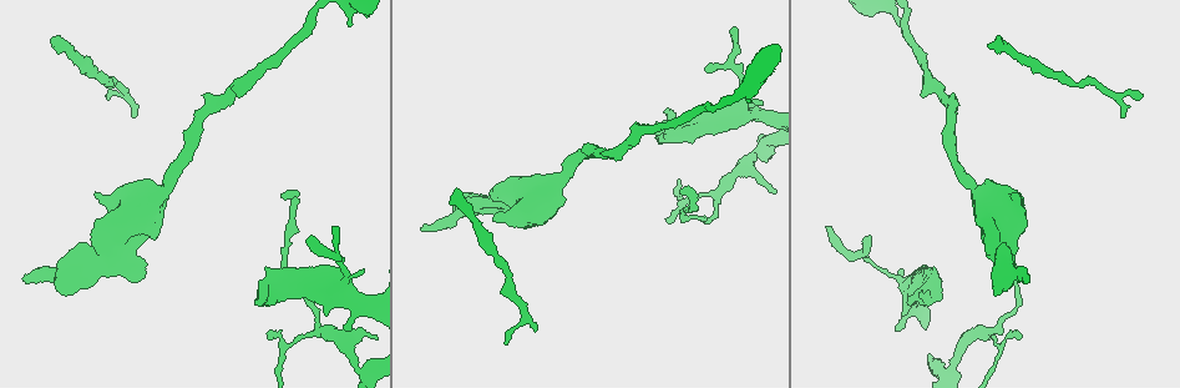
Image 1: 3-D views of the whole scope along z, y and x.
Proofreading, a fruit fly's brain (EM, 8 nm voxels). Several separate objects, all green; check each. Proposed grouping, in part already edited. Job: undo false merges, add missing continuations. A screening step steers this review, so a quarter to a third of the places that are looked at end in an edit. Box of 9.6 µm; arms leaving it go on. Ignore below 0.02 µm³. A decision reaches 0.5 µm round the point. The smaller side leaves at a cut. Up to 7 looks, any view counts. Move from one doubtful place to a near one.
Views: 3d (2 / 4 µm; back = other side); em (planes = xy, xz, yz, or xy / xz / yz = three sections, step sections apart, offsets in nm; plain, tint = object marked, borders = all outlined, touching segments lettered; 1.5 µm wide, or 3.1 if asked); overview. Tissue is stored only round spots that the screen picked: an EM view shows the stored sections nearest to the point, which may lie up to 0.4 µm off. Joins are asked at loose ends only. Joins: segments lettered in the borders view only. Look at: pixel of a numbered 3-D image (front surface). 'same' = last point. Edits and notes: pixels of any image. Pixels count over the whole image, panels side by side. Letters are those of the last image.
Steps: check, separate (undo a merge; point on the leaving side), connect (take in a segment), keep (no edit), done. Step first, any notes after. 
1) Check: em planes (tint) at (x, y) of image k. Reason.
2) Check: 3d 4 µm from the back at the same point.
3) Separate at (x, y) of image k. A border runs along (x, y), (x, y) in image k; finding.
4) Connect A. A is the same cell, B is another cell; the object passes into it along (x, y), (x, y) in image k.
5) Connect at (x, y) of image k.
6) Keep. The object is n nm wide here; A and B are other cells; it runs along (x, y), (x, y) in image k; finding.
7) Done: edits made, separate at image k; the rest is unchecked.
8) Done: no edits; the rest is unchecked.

Check: em xy step 4 (tint) at (990, 46) of image 1. Free end.

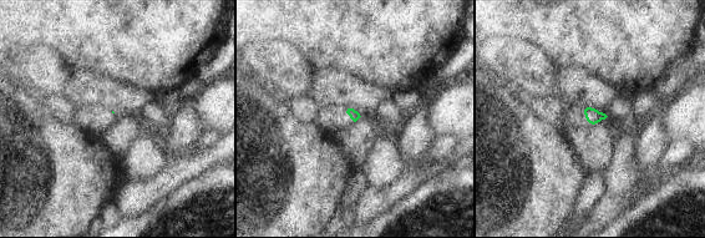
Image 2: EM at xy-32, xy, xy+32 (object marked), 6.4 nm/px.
Check: em planes (borders) at the same point. Another direction.

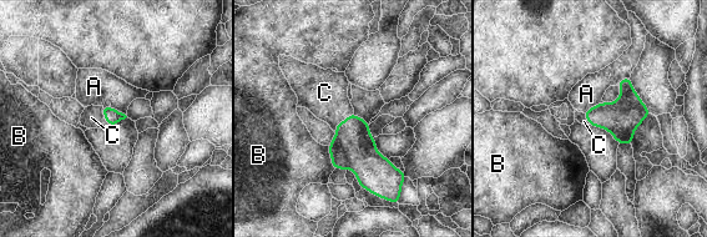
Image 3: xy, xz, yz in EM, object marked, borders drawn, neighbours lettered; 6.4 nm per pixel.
Connect C. The longest contact is with C, 180 nm; C is the same cell, A and B are other cells; the object passes into it along (353, 147), (341, 122), (324, 92) in image 3; it goes on there.

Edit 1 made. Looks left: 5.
Check: overview. Redraw.

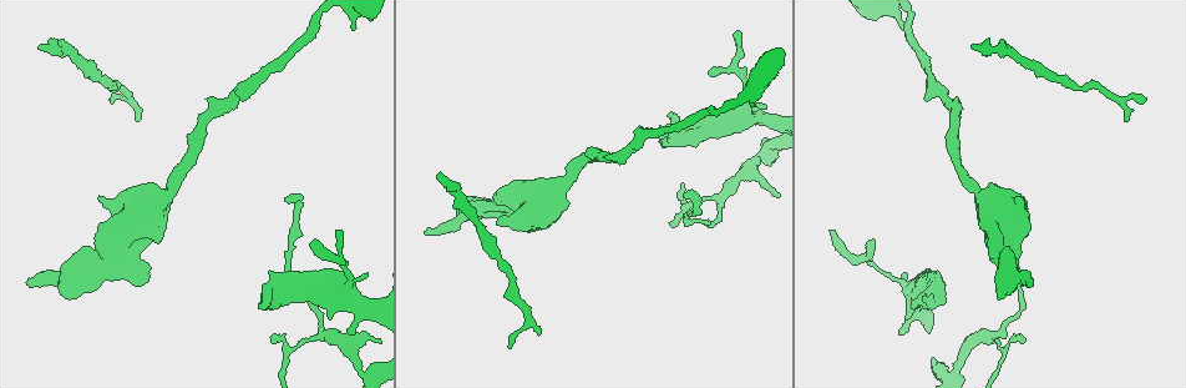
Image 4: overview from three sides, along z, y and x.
Check: 3d 2 µm at (1146, 100) of image 4.

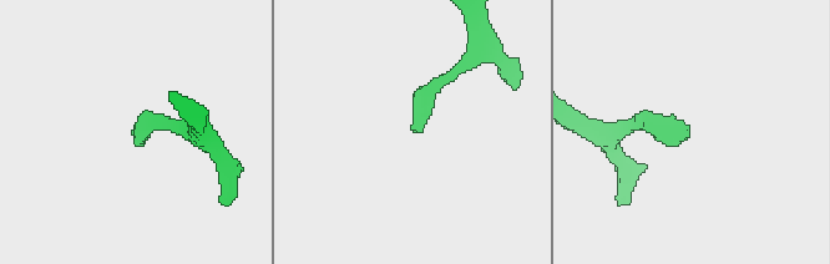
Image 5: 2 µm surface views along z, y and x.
Check: em planes (plain) at (137, 137) of image 5.

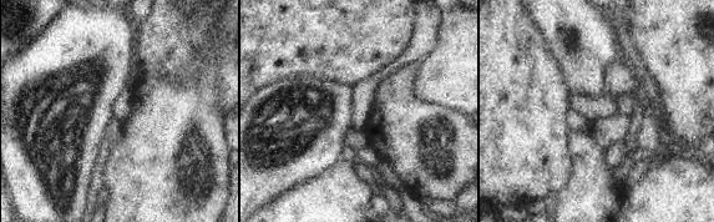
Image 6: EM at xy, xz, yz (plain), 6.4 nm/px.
Check: em planes (borders) at the same point. What lies round it.

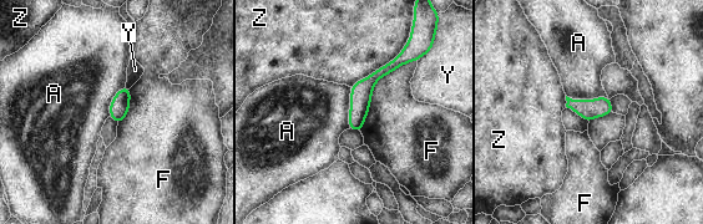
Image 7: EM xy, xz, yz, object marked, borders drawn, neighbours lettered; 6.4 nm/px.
Keep. The object is 130 nm wide here; A, F, Y and Z are other cells; it runs along (401, 56), (362, 91), (352, 126) in image 7; no lettered segment goes on from it.

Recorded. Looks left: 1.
Done: edits made, connect at image 3; the rest is unchecked.

